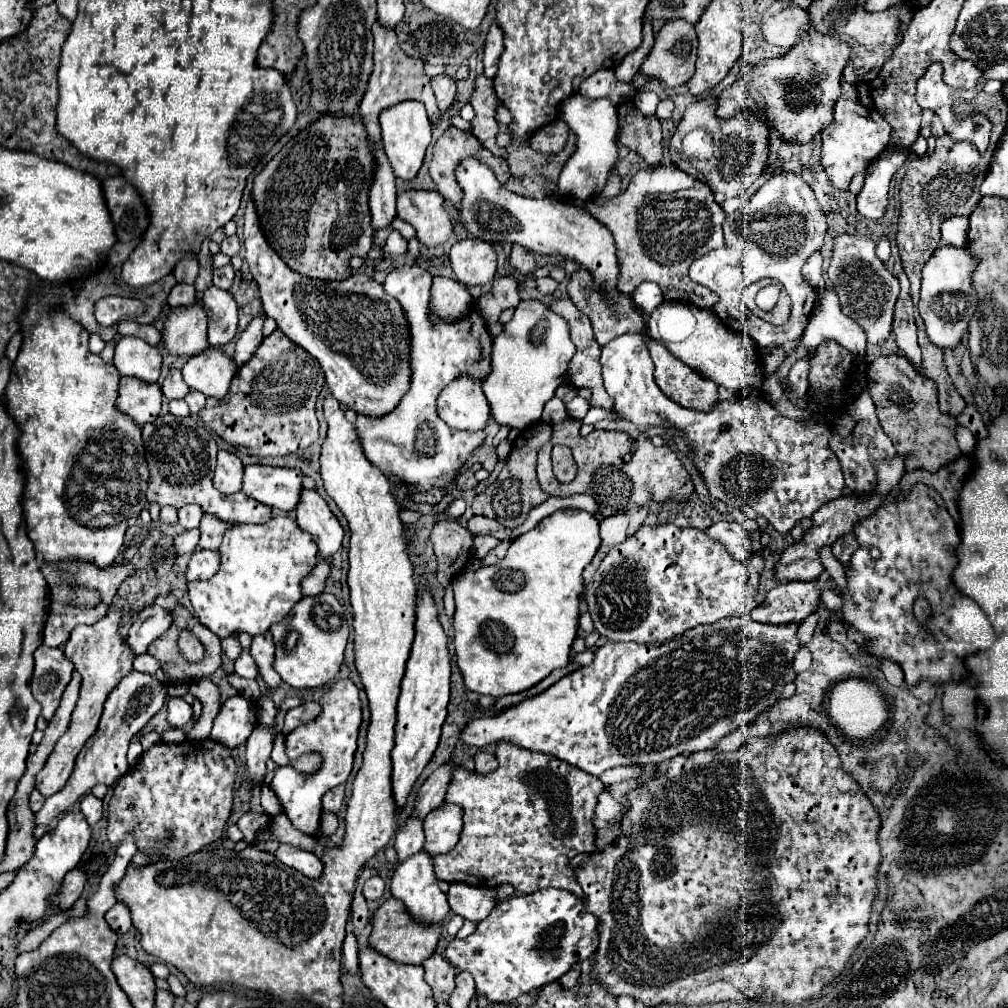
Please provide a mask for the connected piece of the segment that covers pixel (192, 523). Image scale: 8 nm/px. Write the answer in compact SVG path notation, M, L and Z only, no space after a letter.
M188 504L188 506L184 506L184 508L178 510L178 516L180 516L178 524L180 524L184 530L192 530L192 528L198 528L200 518L202 518L202 510L200 510L200 506L196 506L196 504Z

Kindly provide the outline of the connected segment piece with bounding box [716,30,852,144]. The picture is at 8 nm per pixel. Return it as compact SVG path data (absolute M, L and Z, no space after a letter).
M810 30L808 34L802 36L802 40L792 46L784 56L770 58L758 62L754 68L748 72L740 72L738 80L722 90L718 96L718 108L716 116L718 118L734 118L740 112L748 112L758 116L766 126L776 128L776 134L786 142L786 144L808 144L816 134L822 134L830 124L834 124L834 104L842 92L842 70L850 60L850 46L846 42L840 42L838 38L818 34L816 30Z

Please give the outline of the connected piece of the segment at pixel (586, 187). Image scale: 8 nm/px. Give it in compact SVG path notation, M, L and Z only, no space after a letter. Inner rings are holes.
M572 94L572 98L568 98L568 102L564 102L564 106L560 106L560 118L578 136L578 150L566 162L566 166L558 178L560 194L570 196L570 198L592 200L604 190L608 174L618 160L618 142L616 142L618 140L618 114L616 114L616 106L608 98L598 98L598 100L590 98L588 100L580 94Z

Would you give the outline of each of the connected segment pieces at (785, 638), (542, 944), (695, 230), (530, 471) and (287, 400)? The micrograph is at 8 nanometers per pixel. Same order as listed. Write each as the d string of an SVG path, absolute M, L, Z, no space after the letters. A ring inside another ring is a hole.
M732 616L712 626L696 626L670 642L654 642L652 646L606 642L596 650L596 658L590 666L578 668L546 692L524 700L498 716L468 722L462 728L460 738L478 748L510 740L520 748L546 752L594 776L616 766L660 764L680 754L708 750L726 734L754 722L758 714L766 712L780 698L784 684L794 682L796 672L792 662L802 648L798 626L800 624L796 622L772 626Z
M546 888L534 894L518 894L500 902L492 914L478 924L478 930L472 936L466 940L452 940L446 950L446 958L456 968L468 970L474 976L478 994L488 996L492 1002L510 1002L520 994L534 992L558 980L574 964L590 958L598 946L598 924L598 918L586 910L584 902L566 890Z
M656 166L638 170L628 188L604 204L588 202L588 212L604 224L616 242L616 258L620 266L618 290L632 294L644 280L660 286L666 300L688 302L700 308L712 308L718 296L692 282L686 274L692 258L724 246L722 222L726 214L716 204L712 190L678 170L676 166ZM652 186L666 186L668 192L654 192Z
M538 422L536 426L532 426L532 430L520 432L520 436L514 440L510 458L508 458L506 466L502 468L502 472L498 474L496 482L490 484L482 494L478 494L474 498L474 502L472 502L474 514L492 518L492 520L500 522L506 528L516 528L516 526L520 526L526 520L528 512L534 506L542 504L548 498L548 494L538 484L536 466L534 464L536 464L538 450L550 440L550 436L552 436L552 426L546 424L546 422Z
M276 330L264 338L254 358L238 370L228 394L222 400L208 398L204 410L198 412L198 418L210 432L242 454L294 454L318 440L316 400L322 386L324 372L320 364L282 330Z

